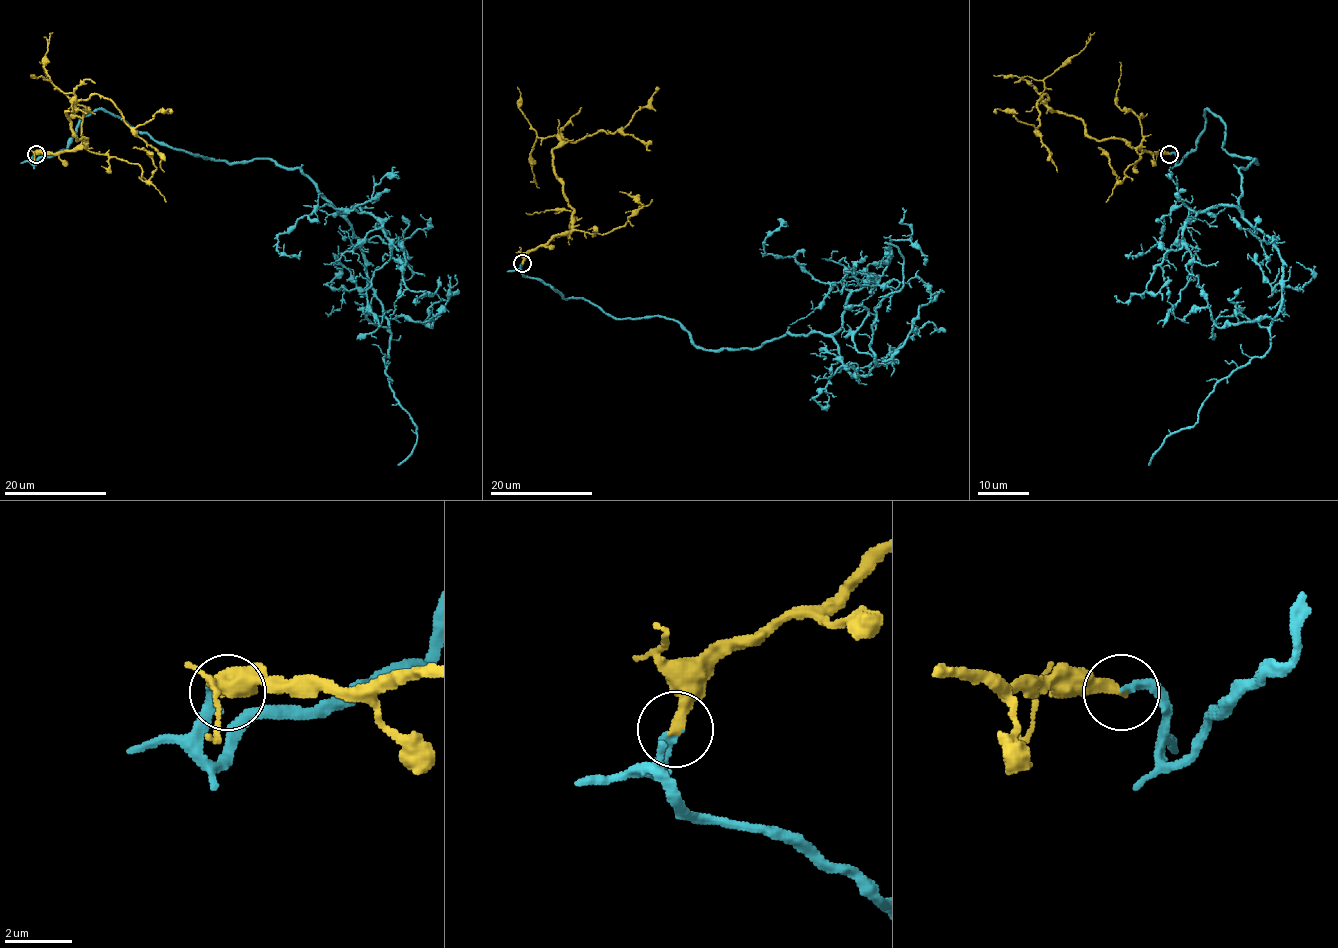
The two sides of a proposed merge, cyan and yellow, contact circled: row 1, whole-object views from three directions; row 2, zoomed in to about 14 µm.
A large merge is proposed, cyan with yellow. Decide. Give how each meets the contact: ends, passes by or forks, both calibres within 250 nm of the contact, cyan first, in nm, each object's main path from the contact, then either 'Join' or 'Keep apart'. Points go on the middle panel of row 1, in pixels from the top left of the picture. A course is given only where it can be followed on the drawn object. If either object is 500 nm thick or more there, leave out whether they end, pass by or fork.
At the ring cyan ends. At the ring yellow ends. Thickness 280 nm (cyan) against 360 nm. Course of cyan: (523, 263), (564, 298), (673, 319), (706, 349), (827, 334), (866, 375), (876, 308), (903, 285), (884, 243). Course of yellow: (523, 263), (532, 250), (571, 229), (573, 213), (553, 169), (552, 150), (561, 140), (620, 130), (659, 87). Join

